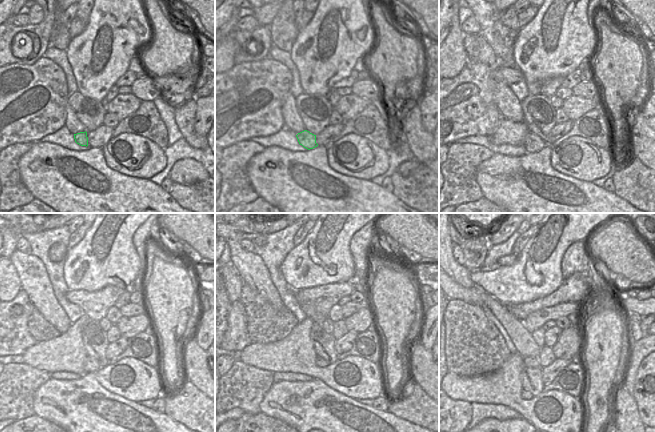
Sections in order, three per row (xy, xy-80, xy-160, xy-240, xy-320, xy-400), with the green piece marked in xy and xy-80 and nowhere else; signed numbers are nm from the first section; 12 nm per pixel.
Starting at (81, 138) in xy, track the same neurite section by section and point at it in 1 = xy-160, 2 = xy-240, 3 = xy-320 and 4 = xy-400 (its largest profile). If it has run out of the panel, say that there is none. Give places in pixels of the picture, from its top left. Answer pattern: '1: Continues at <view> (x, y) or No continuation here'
1: Continues at xy-160 (533, 143)
2: Continues at xy-240 (91, 365)
3: Continues at xy-320 (319, 362)
4: Continues at xy-400 (546, 357).

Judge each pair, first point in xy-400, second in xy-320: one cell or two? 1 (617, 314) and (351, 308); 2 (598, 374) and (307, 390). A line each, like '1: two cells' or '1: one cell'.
1: two cells
2: two cells

